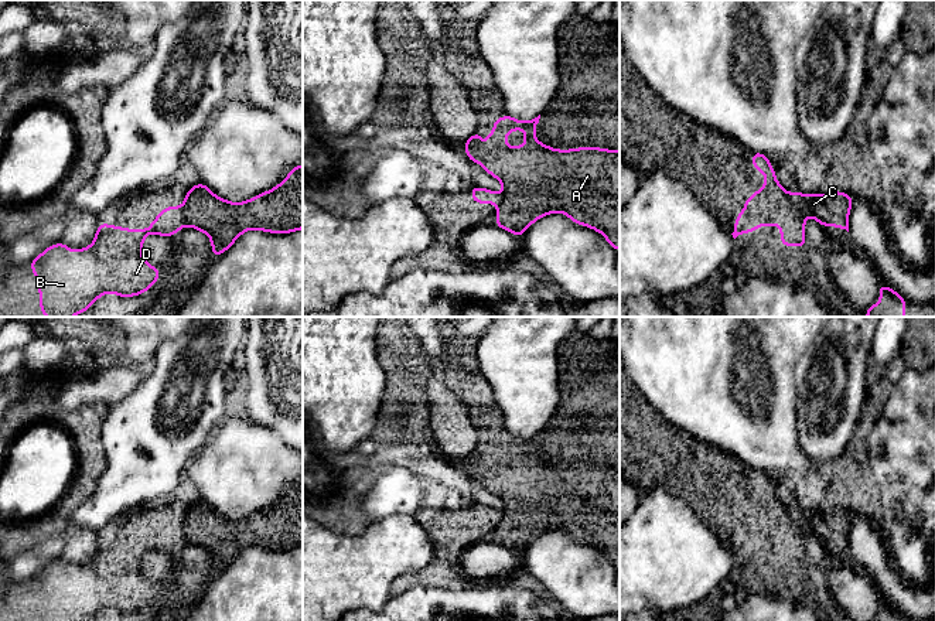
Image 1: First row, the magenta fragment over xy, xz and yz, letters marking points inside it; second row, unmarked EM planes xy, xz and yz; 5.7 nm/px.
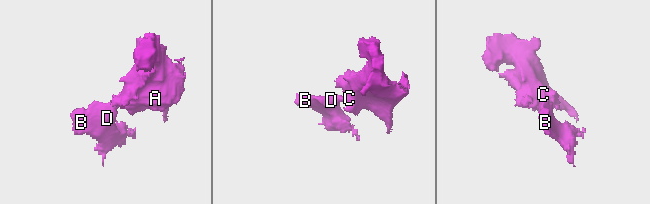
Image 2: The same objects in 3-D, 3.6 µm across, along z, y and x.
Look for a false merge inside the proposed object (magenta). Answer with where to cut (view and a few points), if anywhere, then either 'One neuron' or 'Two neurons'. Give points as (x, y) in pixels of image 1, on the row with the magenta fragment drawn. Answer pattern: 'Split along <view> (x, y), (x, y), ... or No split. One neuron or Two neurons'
Split along xy (181, 207), (186, 222). Two neurons

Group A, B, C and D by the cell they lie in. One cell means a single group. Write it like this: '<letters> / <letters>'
A C / B D

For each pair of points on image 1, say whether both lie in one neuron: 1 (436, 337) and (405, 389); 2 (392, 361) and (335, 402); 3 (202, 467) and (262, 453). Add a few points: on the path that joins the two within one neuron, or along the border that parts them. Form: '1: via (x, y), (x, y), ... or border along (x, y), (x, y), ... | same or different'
1: via (423, 348), (406, 365), (405, 376) | same
2: border along (375, 335), (375, 357), (385, 376) | different
3: via (217, 467), (248, 467) | same

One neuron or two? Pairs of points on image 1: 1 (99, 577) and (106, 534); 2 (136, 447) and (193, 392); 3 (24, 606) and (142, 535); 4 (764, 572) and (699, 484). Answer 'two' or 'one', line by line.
1: one
2: one
3: one
4: one

